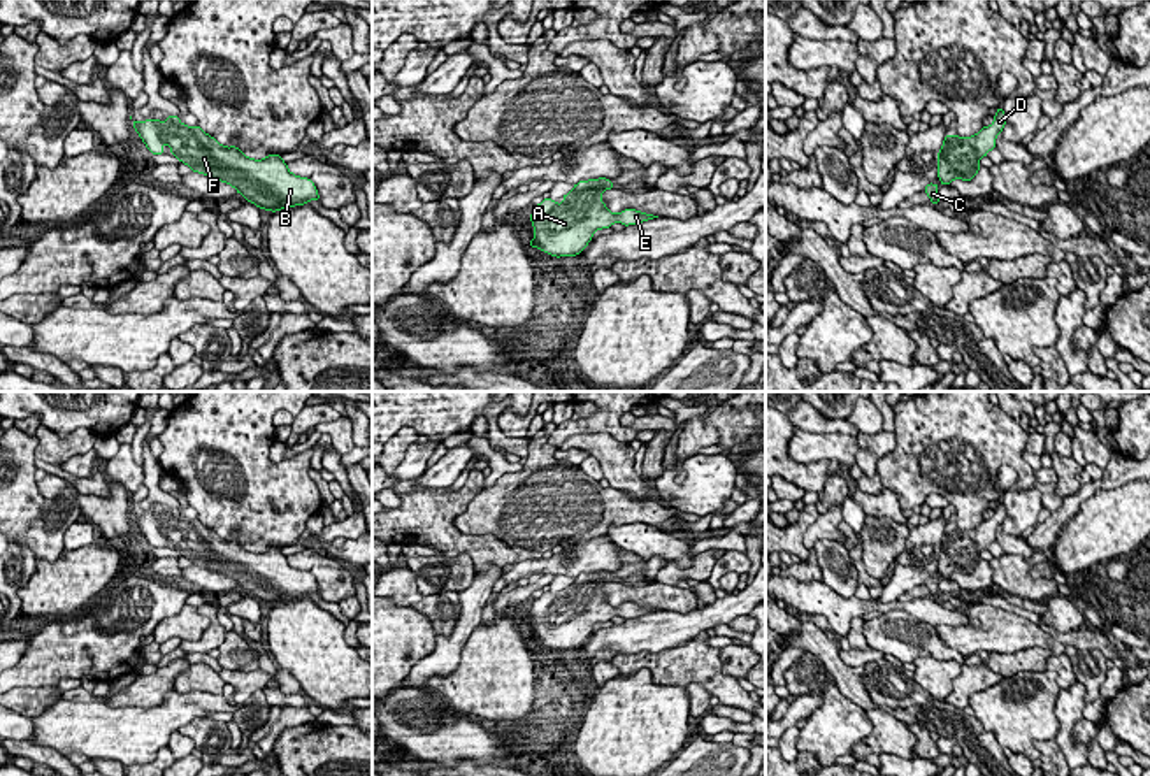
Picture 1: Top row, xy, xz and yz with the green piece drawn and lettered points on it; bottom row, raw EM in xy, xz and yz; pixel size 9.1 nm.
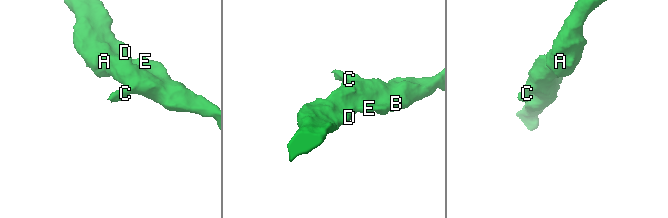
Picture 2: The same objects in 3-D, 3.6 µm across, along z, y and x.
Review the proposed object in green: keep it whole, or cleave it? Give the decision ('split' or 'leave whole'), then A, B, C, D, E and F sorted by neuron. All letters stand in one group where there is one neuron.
leave whole; groups A B C D E F

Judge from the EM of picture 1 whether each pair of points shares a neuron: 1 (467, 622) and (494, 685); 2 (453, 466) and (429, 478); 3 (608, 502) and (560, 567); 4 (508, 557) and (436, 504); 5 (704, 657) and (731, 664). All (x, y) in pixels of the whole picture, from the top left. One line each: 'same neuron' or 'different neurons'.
1: different neurons
2: same neuron
3: different neurons
4: same neuron
5: different neurons

